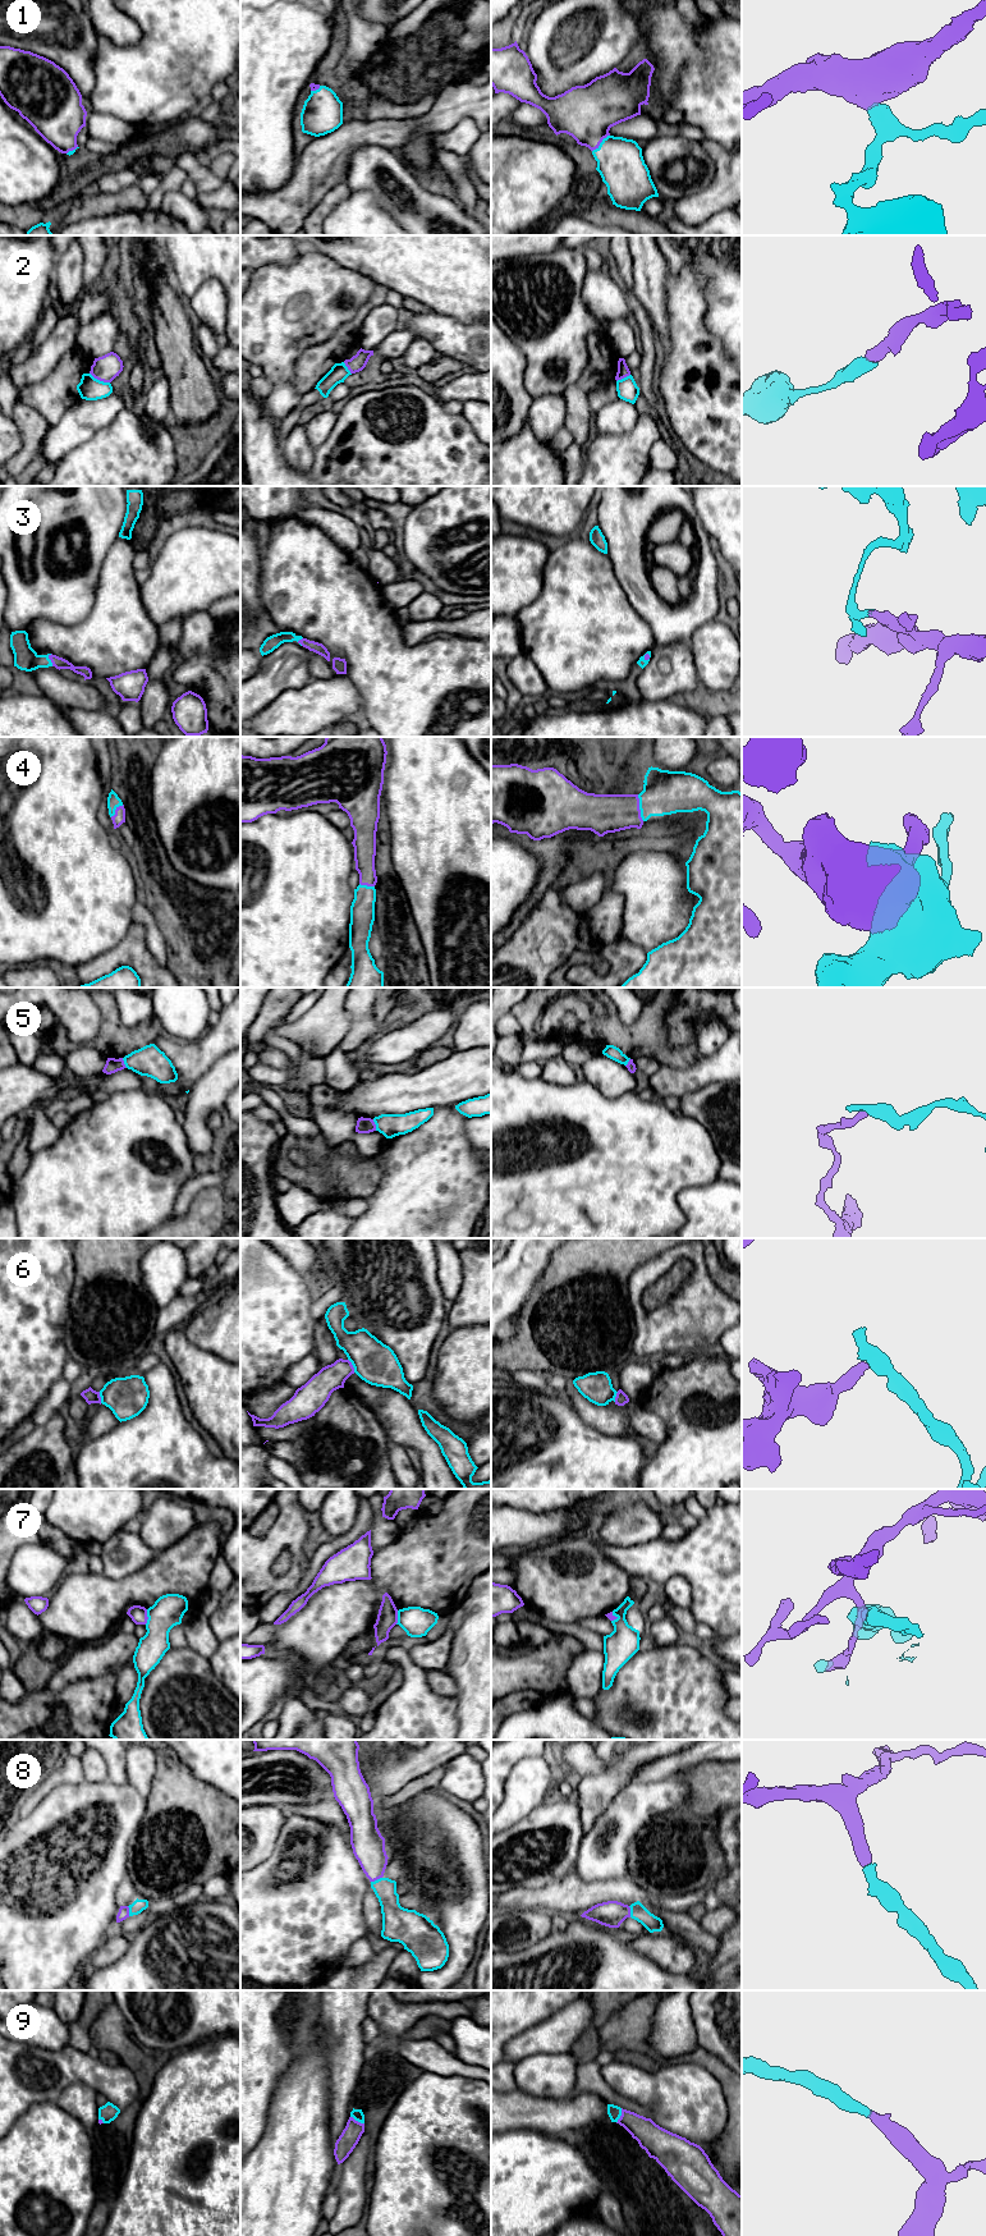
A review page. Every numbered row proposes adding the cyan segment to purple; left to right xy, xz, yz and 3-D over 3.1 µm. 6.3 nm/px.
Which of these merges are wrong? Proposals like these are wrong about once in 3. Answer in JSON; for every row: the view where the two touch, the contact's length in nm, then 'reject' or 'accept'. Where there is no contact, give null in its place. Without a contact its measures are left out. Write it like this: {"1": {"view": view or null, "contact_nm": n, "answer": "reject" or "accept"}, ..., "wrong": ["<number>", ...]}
{"1": {"view": "yz", "contact_nm": 160, "answer": "accept"}, "2": {"view": "xy", "contact_nm": 140, "answer": "reject"}, "3": {"view": "xy", "contact_nm": 80, "answer": "reject"}, "4": {"view": "yz", "contact_nm": 170, "answer": "accept"}, "5": {"view": "xz", "contact_nm": 80, "answer": "reject"}, "6": {"view": "xz", "contact_nm": 100, "answer": "reject"}, "7": {"view": "xy", "contact_nm": 100, "answer": "reject"}, "8": {"view": "xz", "contact_nm": 80, "answer": "accept"}, "9": {"view": "yz", "contact_nm": 100, "answer": "accept"}, "wrong": ["2", "3", "5", "6", "7"]}

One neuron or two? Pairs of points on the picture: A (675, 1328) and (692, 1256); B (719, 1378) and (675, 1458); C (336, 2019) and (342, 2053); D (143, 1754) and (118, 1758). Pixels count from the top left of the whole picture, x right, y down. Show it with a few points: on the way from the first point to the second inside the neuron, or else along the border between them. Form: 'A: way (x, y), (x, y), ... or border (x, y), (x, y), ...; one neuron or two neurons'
A: way (693, 1310), (698, 1305), (698, 1274); one neuron
B: way (695, 1389), (680, 1398), (678, 1434); one neuron
C: way (342, 2028), (342, 2044); one neuron
D: border (124, 1753), (124, 1771), (128, 1782); two neurons

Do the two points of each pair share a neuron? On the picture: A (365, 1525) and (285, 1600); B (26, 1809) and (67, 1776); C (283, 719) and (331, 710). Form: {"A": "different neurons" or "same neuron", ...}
{"A": "same neuron", "B": "same neuron", "C": "same neuron"}

